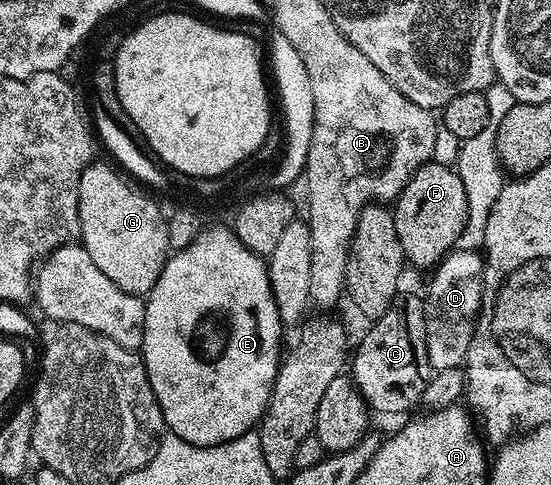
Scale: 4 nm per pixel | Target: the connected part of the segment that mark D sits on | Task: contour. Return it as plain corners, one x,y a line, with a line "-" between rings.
455,249
446,255
432,272
434,275
429,283
429,296
426,294
423,302
425,304
425,328
427,329
427,361
434,372
455,369
464,364
471,345
473,326
477,323
477,314
481,311
484,272
485,260
480,250
463,251
460,249

